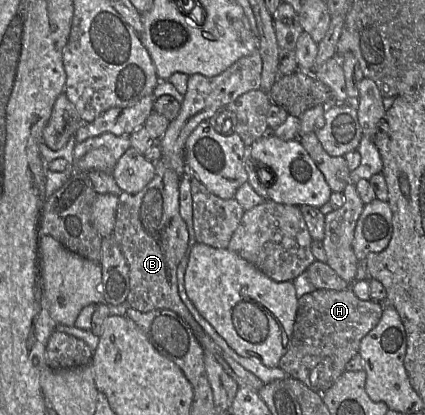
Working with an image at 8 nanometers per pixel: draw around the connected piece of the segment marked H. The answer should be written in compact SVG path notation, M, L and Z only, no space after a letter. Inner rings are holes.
M351 288L346 290L316 289L302 295L298 298L293 333L286 352L279 361L278 368L287 373L288 377L298 379L310 389L323 394L345 372L347 363L359 354L361 340L378 325L383 310L383 303L374 300L361 300Z

